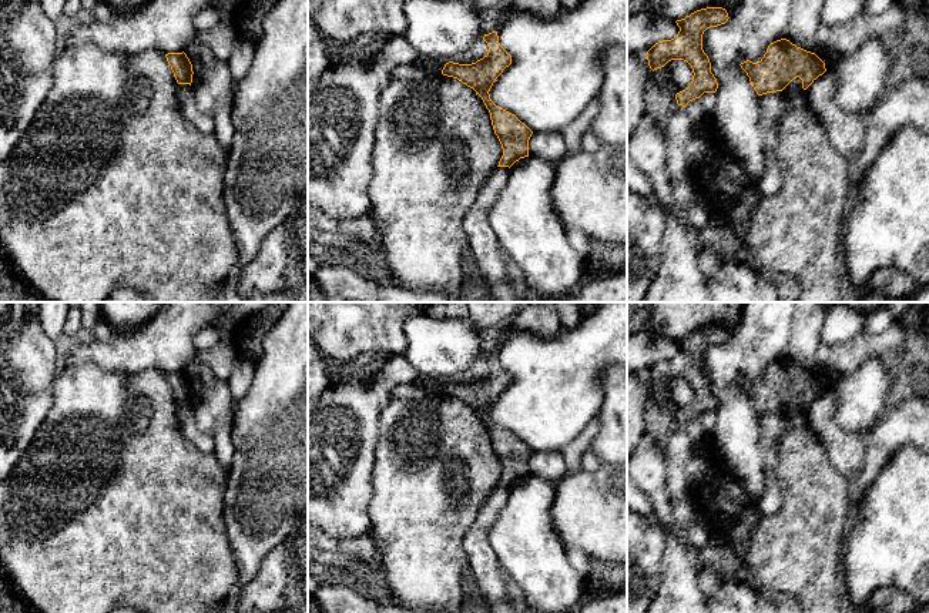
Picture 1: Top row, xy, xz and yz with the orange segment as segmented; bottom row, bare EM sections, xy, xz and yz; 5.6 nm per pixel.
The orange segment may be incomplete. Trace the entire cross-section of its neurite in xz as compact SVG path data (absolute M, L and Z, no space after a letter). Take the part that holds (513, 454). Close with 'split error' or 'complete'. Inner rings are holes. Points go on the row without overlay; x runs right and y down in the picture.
M497 351L484 354L483 359L489 365L489 372L483 378L472 383L449 381L442 389L443 395L457 398L482 416L503 468L497 488L480 506L476 520L464 535L463 546L473 577L470 587L484 599L489 613L521 613L517 592L489 542L489 529L506 505L510 486L529 476L529 459L533 450L514 433L492 421L489 411L503 389L512 383L512 375L500 365Z | split error

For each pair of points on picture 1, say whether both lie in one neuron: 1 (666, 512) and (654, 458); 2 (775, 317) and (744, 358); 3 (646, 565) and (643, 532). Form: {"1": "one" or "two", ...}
{"1": "one", "2": "one", "3": "one"}

